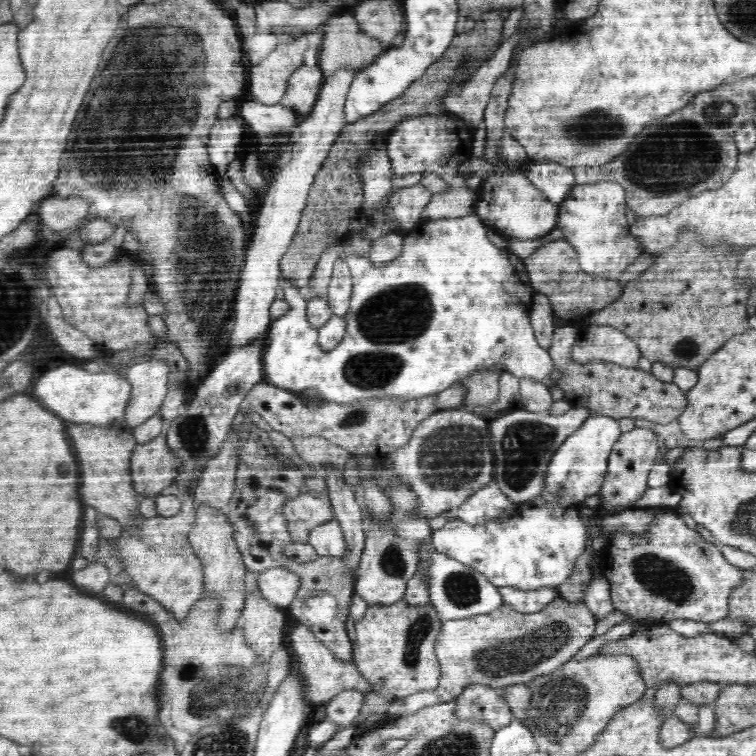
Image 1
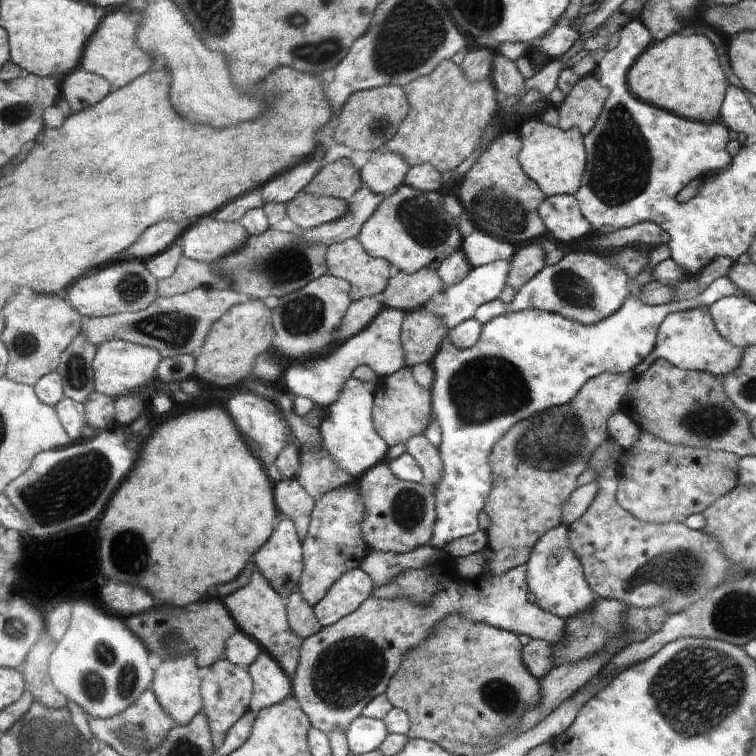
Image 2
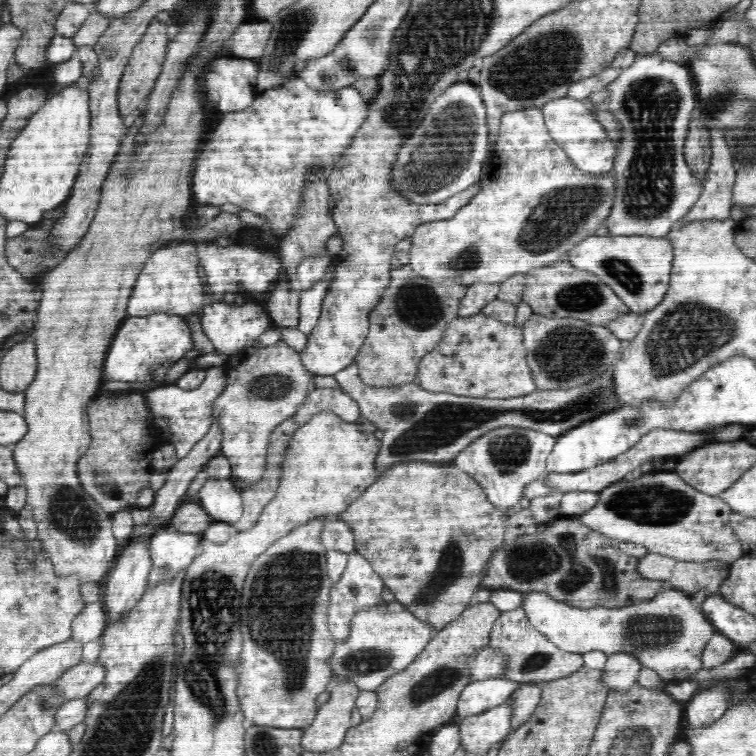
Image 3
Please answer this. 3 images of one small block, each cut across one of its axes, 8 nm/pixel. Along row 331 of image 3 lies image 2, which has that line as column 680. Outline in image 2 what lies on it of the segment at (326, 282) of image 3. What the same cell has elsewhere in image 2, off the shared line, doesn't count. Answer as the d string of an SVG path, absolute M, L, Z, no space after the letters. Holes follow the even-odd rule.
M666 243L654 245L648 255L648 266L644 272L640 272L631 280L630 296L623 306L608 318L596 324L580 324L560 314L550 314L544 310L526 308L507 312L498 318L482 325L482 332L478 342L470 348L460 348L450 342L450 336L446 332L443 344L439 352L430 362L434 371L434 382L431 386L431 409L438 428L441 430L441 443L439 446L440 458L443 459L442 476L436 486L430 487L435 498L436 524L435 533L432 535L430 545L443 550L443 547L454 539L464 538L474 534L478 530L478 514L484 508L484 502L488 500L488 494L492 490L492 467L490 466L490 454L494 444L520 420L530 418L546 408L567 404L579 394L579 390L598 374L611 372L614 374L628 373L638 366L657 341L658 328L668 314L684 312L700 306L710 306L720 298L727 296L743 296L740 286L727 276L716 278L711 282L702 294L690 300L680 300L650 306L640 300L642 286L652 280L653 268L663 259L670 258L670 248Z

